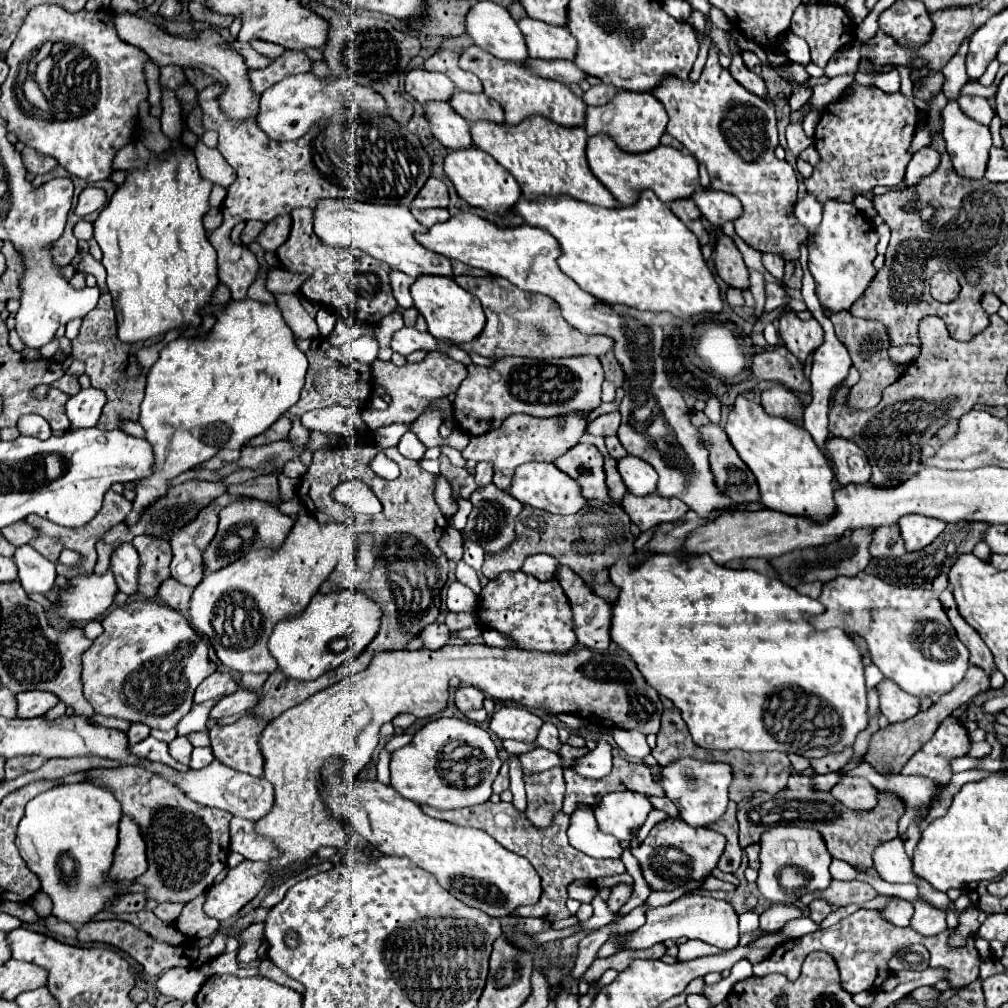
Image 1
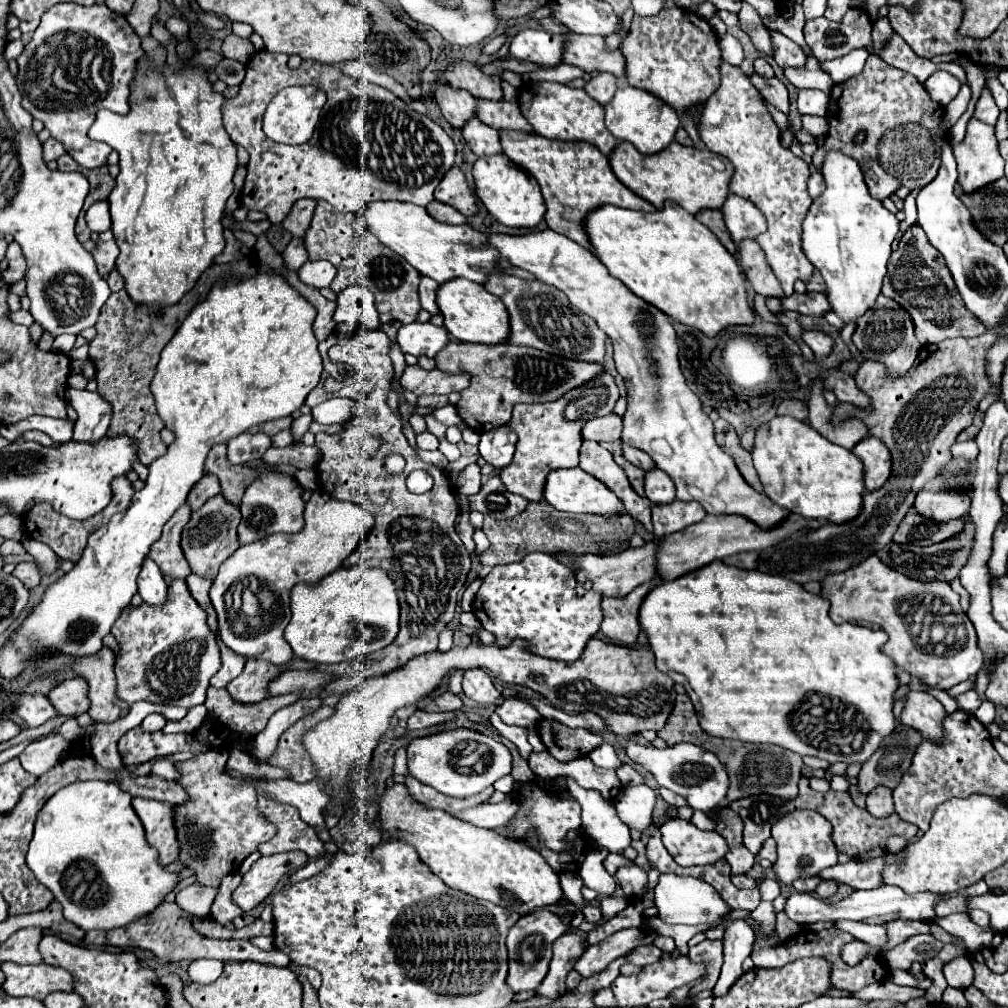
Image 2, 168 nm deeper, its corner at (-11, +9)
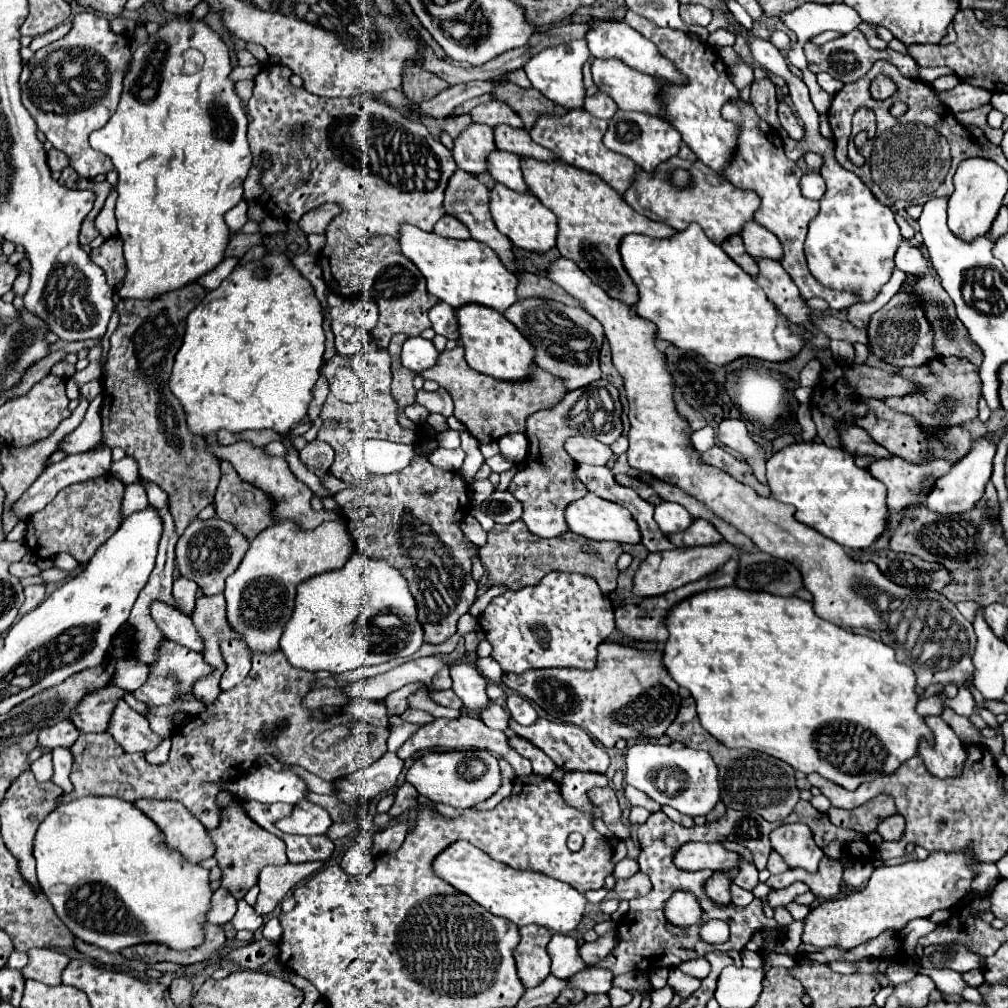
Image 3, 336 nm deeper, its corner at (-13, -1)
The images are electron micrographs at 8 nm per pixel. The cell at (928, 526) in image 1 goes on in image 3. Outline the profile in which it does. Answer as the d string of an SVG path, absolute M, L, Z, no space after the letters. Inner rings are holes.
M981 437L965 459L961 459L957 465L953 465L947 475L937 479L935 487L931 489L931 493L925 499L925 505L929 509L933 509L935 513L965 513L965 511L973 509L975 503L983 497L985 485L991 479L995 451L997 451L997 445L993 441L989 441L989 437Z

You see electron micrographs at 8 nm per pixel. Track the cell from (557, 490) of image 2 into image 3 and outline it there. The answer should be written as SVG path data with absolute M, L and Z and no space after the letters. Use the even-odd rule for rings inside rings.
M587 493L583 499L573 501L567 509L565 509L565 519L567 525L573 533L593 539L593 541L615 541L615 543L639 543L641 541L641 533L639 533L639 525L633 519L633 515L629 511L625 511L621 505L605 501L601 497L595 497L593 493Z

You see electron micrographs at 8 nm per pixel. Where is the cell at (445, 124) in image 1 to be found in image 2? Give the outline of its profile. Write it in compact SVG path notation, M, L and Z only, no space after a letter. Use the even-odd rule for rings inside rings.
M471 117L467 125L463 125L461 135L465 137L467 145L477 157L485 155L495 155L501 153L501 143L499 143L499 133L493 127L487 127L481 123L477 117Z

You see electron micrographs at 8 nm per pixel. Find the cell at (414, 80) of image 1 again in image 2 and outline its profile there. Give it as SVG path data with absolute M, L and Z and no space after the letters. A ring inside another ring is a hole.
M433 83L433 99L453 127L461 127L471 115L475 115L475 97L449 83Z

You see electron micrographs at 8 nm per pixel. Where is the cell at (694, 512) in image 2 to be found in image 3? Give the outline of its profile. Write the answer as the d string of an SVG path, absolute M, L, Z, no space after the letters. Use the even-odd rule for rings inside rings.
M695 519L693 525L685 533L675 533L669 535L669 541L675 547L701 547L701 545L715 545L721 543L723 537L717 533L717 529L705 521L705 519Z

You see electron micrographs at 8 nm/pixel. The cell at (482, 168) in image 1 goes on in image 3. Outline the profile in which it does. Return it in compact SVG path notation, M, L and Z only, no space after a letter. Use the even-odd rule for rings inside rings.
M497 183L491 191L491 215L497 229L503 235L507 235L513 241L513 245L521 249L545 253L553 249L557 243L557 217L547 207L543 207L543 203L531 193L517 193Z

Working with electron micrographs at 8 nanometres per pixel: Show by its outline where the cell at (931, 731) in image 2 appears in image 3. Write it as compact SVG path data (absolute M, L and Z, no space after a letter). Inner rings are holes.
M927 717L927 725L933 729L935 743L923 743L919 749L919 755L933 773L933 777L945 779L945 777L959 777L963 763L965 763L965 747L955 735L955 731L941 719L941 717Z

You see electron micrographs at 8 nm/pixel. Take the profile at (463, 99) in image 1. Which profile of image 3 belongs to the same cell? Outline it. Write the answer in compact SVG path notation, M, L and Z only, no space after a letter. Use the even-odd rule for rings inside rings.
M509 125L497 127L495 145L497 145L497 149L519 155L519 157L531 157L537 161L553 161L555 159L555 155L549 149L533 143L533 139L529 137L529 133L525 129L513 129Z

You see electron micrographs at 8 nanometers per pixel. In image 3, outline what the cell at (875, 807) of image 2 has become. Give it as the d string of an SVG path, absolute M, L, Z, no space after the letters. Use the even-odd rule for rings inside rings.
M901 815L887 817L879 825L879 835L885 841L899 841L899 837L903 835L903 831L905 831L905 819Z

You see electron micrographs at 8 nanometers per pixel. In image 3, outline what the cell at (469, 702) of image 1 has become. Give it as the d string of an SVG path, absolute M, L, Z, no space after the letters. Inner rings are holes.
M467 663L451 665L451 679L453 679L451 689L463 701L465 709L481 711L489 705L489 699L485 693L487 681L481 677L481 673L475 667L471 667Z

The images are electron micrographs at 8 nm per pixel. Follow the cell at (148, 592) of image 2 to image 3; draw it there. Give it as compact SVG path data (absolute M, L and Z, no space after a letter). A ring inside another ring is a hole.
M153 603L151 607L151 617L155 621L155 625L161 629L163 637L169 641L177 641L179 645L203 653L205 643L199 637L191 617L185 617L183 613L179 613L177 609L163 605L163 603Z

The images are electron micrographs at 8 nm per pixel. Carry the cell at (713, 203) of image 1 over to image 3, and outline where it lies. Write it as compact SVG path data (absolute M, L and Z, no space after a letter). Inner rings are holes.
M747 223L745 229L741 231L743 243L747 253L753 259L773 259L773 261L781 261L783 257L783 247L779 243L779 239L767 231L765 227L761 227L759 223Z

